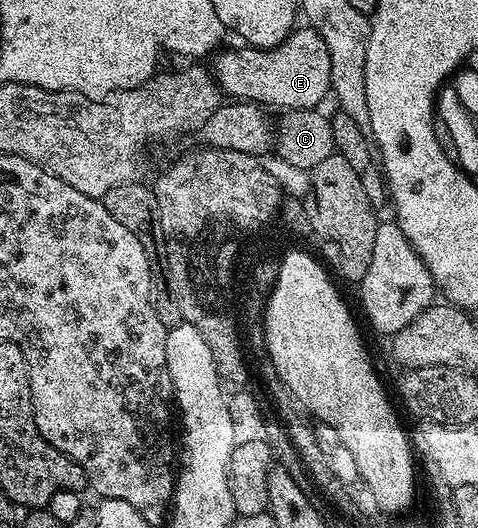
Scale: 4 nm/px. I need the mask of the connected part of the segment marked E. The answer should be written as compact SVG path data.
M309 26L297 27L274 49L256 47L221 49L211 59L210 72L221 91L231 99L249 101L265 108L289 110L317 109L331 91L329 52L325 41Z

